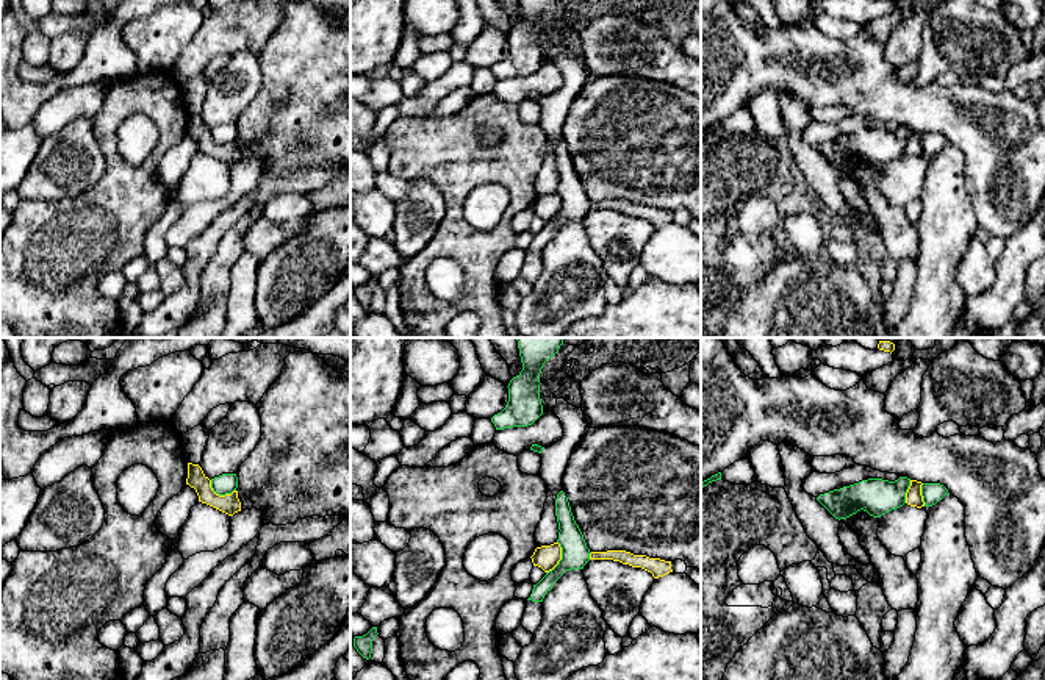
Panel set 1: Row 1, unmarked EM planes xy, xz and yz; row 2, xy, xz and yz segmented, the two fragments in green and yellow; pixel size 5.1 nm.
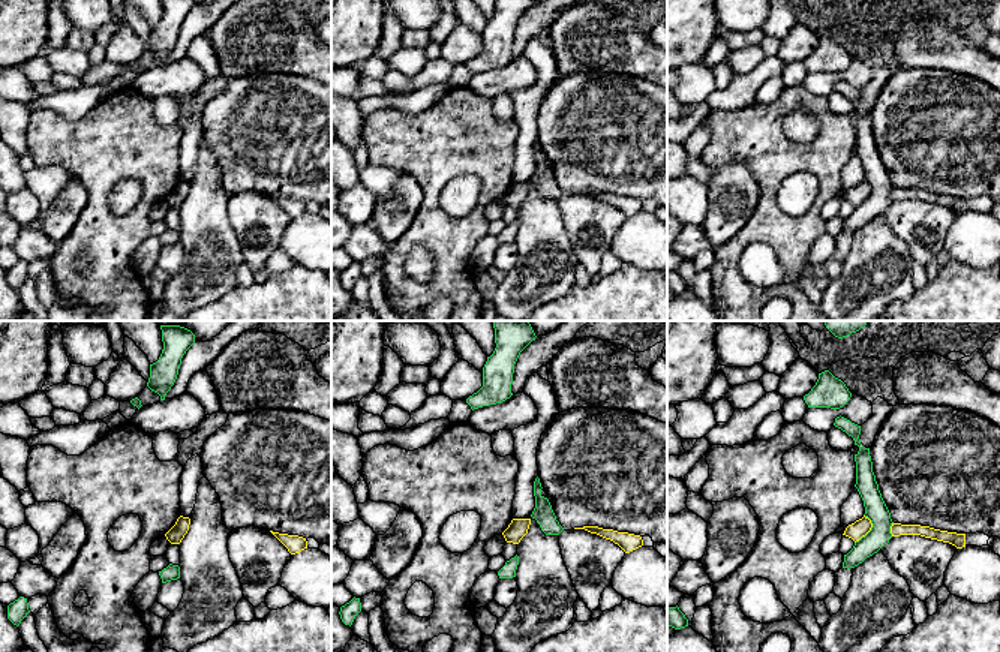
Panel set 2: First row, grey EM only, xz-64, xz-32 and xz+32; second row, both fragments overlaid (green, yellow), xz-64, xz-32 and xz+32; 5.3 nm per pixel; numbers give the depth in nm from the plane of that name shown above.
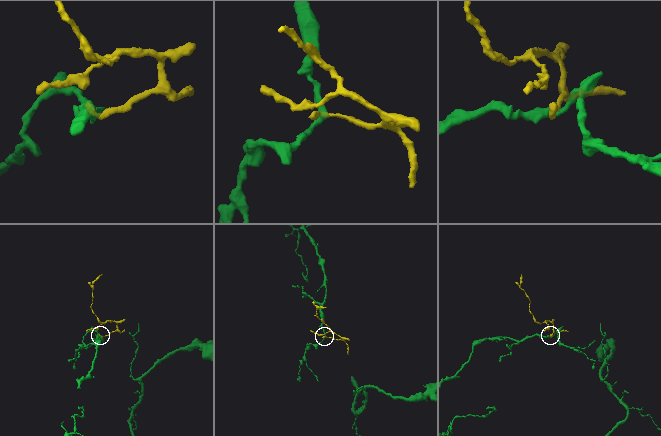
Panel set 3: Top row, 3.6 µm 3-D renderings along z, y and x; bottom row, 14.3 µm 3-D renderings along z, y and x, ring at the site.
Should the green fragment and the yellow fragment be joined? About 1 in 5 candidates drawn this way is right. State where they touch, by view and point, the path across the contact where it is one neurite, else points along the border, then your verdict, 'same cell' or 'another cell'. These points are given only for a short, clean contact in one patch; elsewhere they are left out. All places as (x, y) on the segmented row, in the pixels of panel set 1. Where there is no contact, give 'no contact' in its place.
xz (562, 558) | along xz (557, 541), (560, 560), (546, 572) | another cell

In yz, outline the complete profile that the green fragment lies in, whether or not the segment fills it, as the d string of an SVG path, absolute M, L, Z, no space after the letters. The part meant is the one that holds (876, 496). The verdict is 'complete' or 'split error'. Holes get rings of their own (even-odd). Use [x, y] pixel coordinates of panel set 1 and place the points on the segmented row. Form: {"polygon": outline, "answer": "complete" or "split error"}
{"polygon": "M900 477L895 481L868 478L820 494L817 500L839 521L860 510L873 517L881 517L906 503L909 486L910 478L907 477Z", "answer": "complete"}

